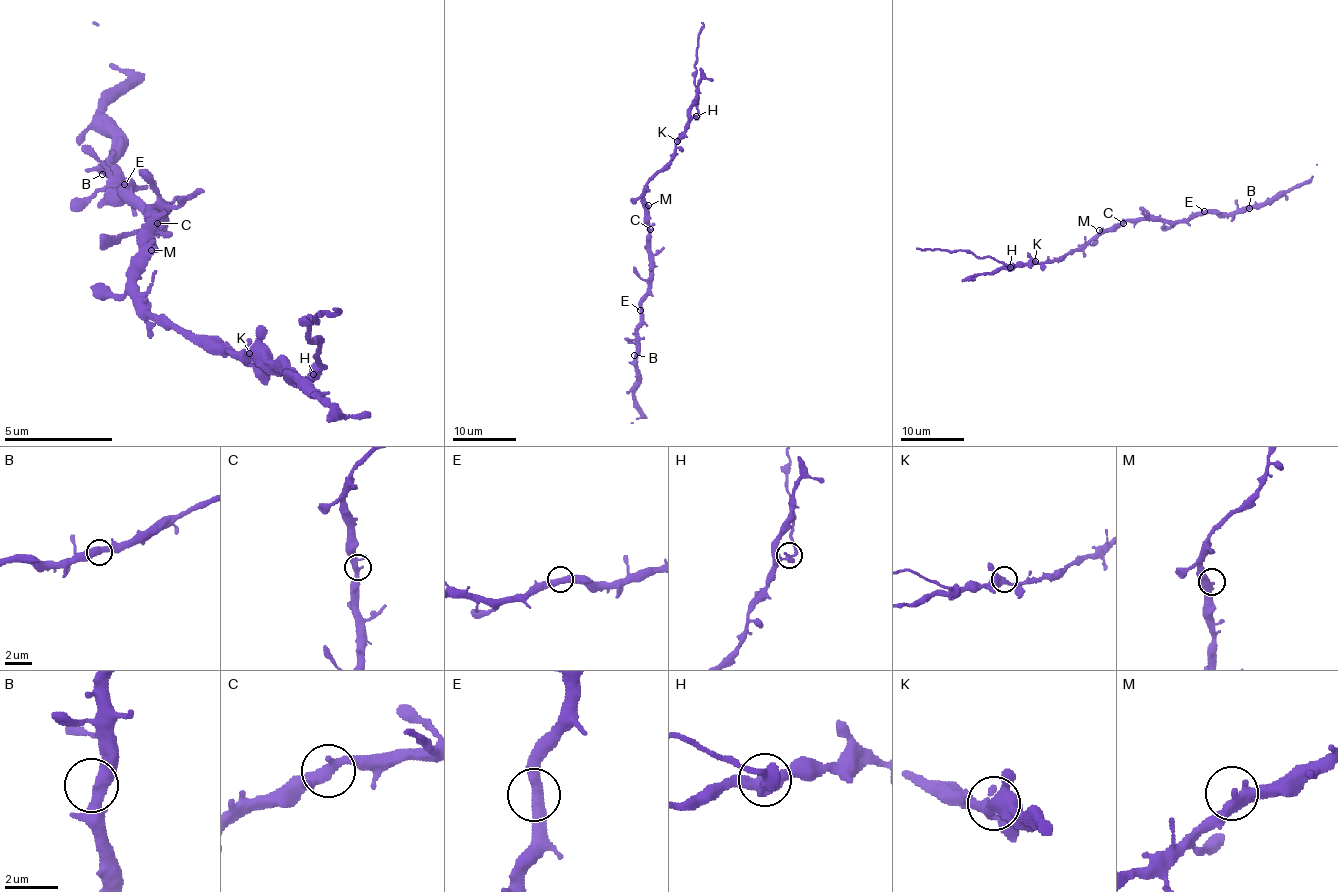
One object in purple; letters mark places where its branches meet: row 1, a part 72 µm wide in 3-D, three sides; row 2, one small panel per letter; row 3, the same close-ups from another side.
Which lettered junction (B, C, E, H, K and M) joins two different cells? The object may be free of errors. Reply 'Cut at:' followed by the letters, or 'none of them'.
Cut at: H

